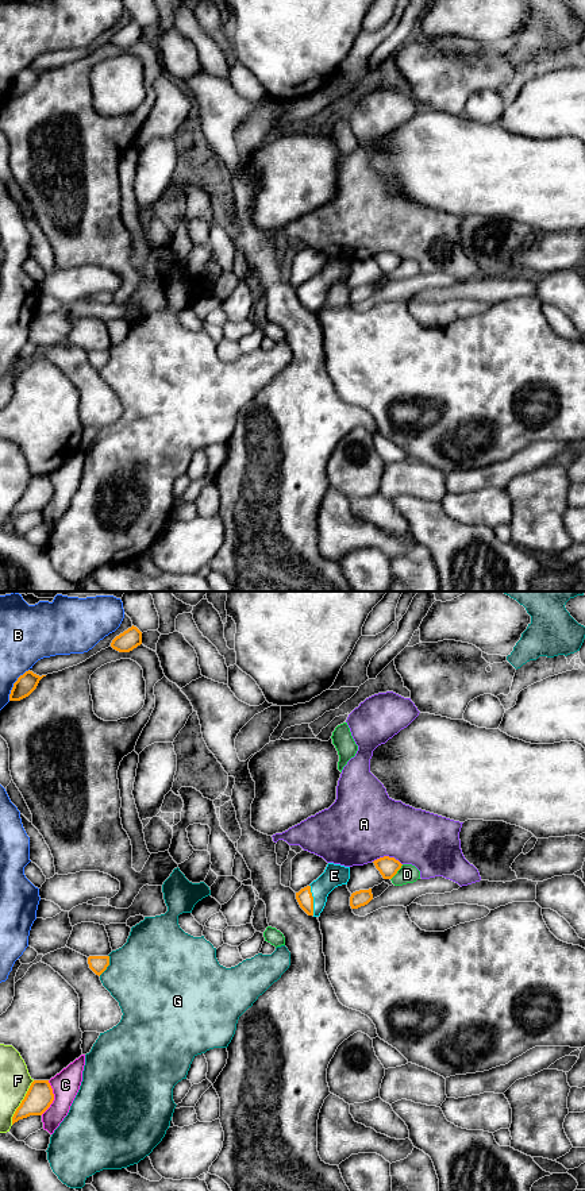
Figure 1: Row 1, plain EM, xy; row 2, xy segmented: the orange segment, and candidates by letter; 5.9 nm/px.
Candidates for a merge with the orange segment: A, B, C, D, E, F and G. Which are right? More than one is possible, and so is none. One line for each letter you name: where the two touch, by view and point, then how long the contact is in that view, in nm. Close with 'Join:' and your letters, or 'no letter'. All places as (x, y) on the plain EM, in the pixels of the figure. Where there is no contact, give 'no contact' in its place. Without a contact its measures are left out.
E: contact xy (312, 295); length 190 nm
Join: E

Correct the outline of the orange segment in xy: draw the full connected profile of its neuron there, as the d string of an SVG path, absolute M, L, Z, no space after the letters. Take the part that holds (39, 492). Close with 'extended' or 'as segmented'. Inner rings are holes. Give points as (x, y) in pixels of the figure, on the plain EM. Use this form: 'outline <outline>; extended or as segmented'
outline M34 475L12 512L12 520L30 510L42 510L53 496L54 489L49 475Z; as segmented

